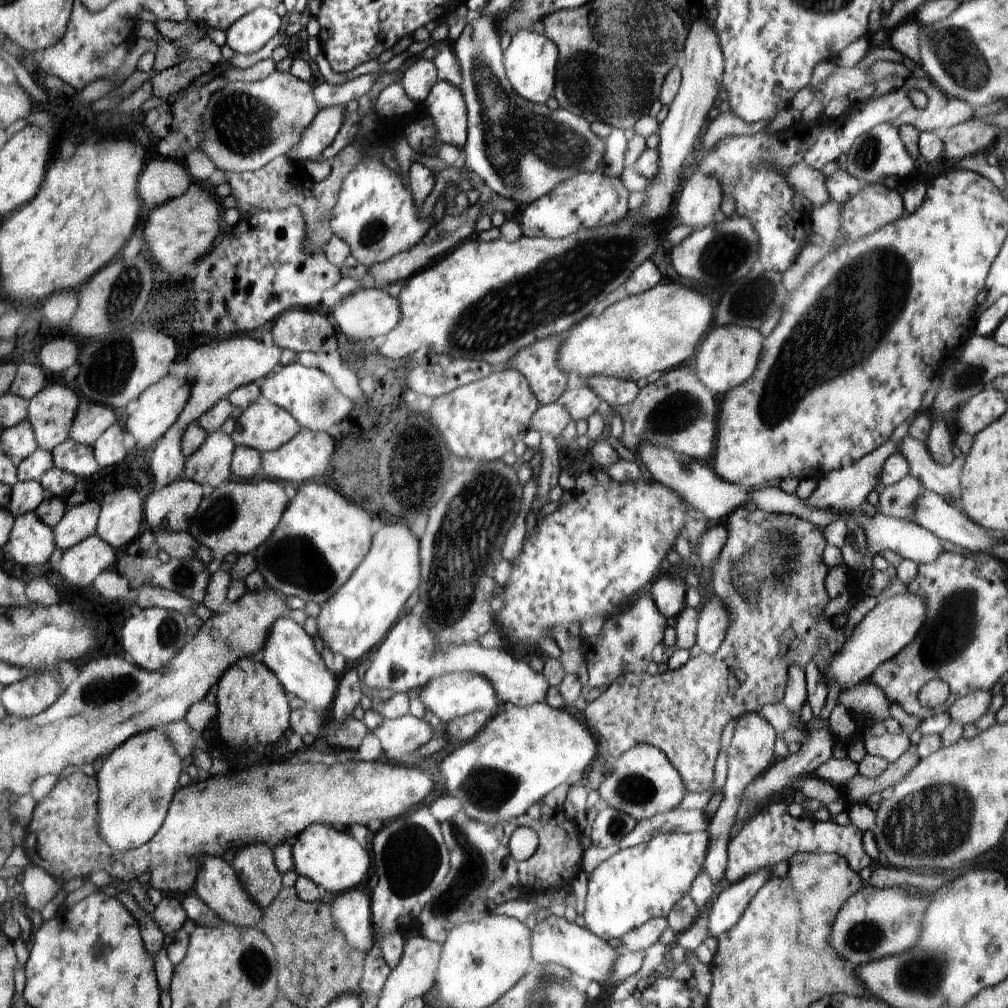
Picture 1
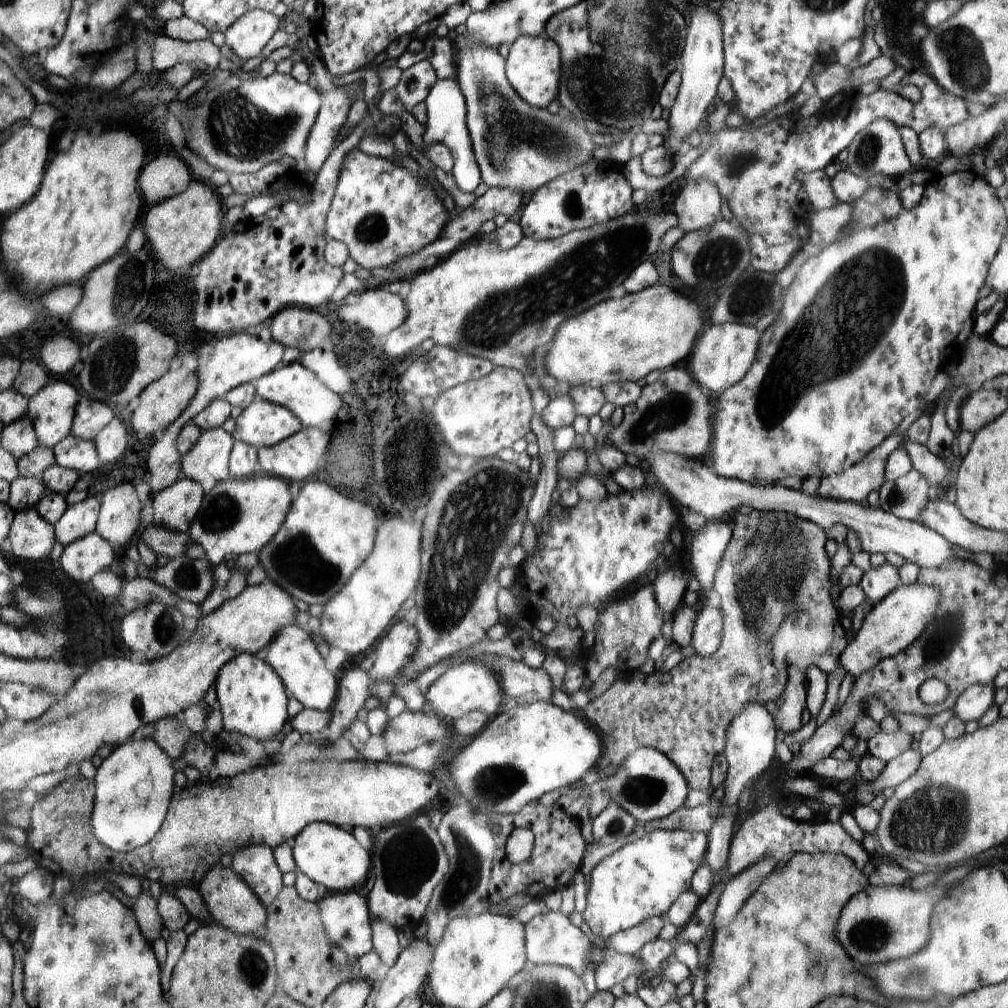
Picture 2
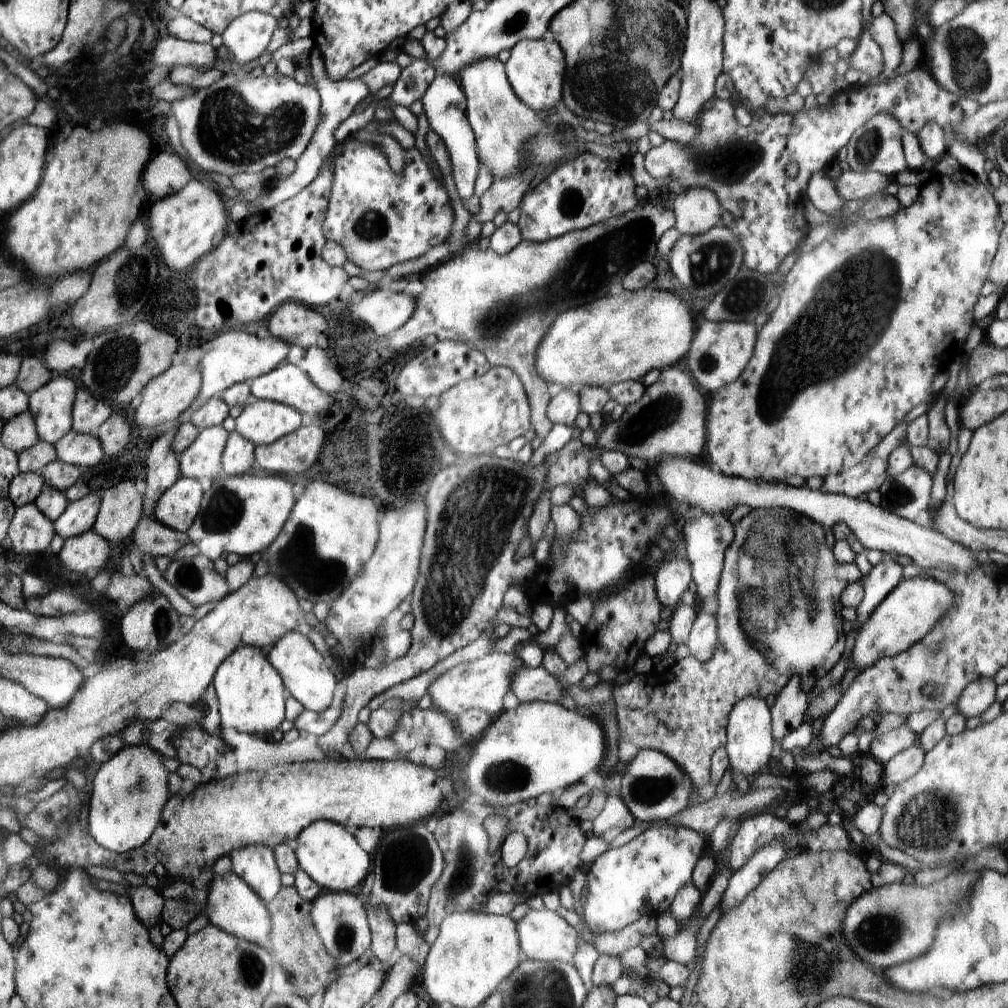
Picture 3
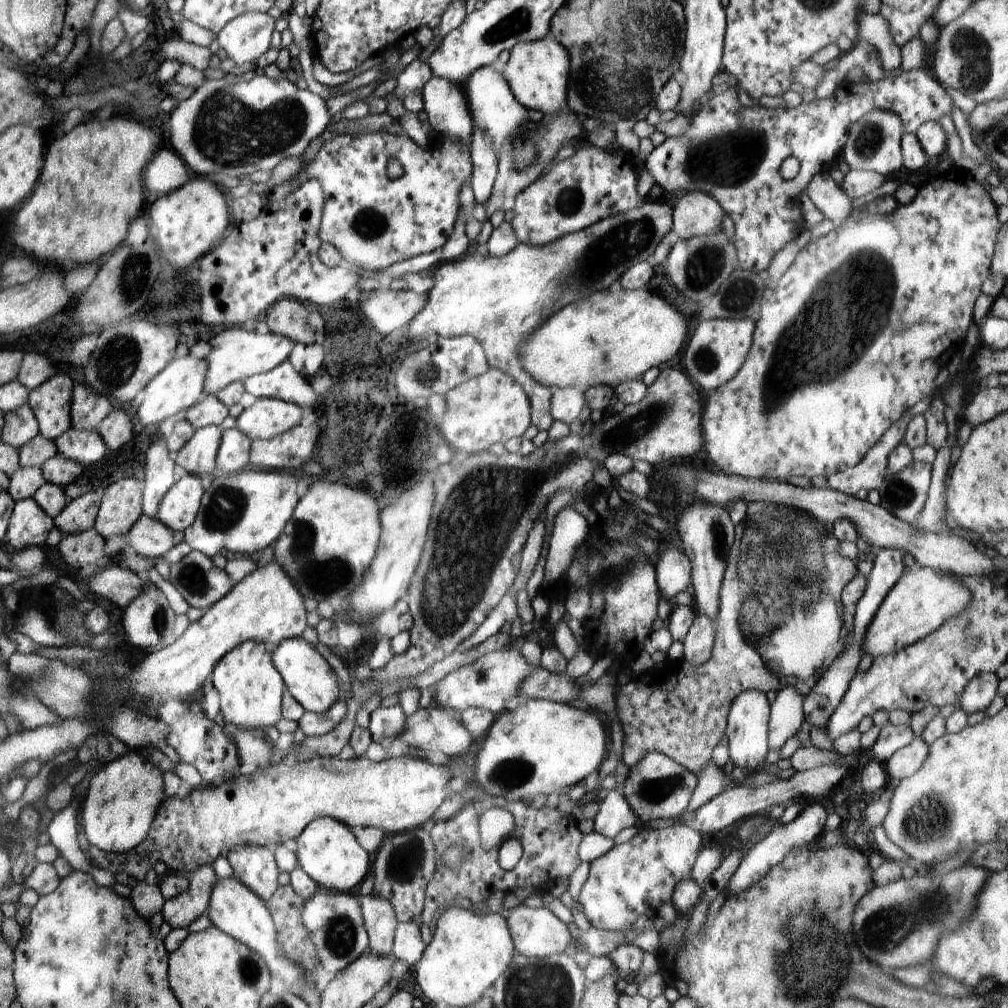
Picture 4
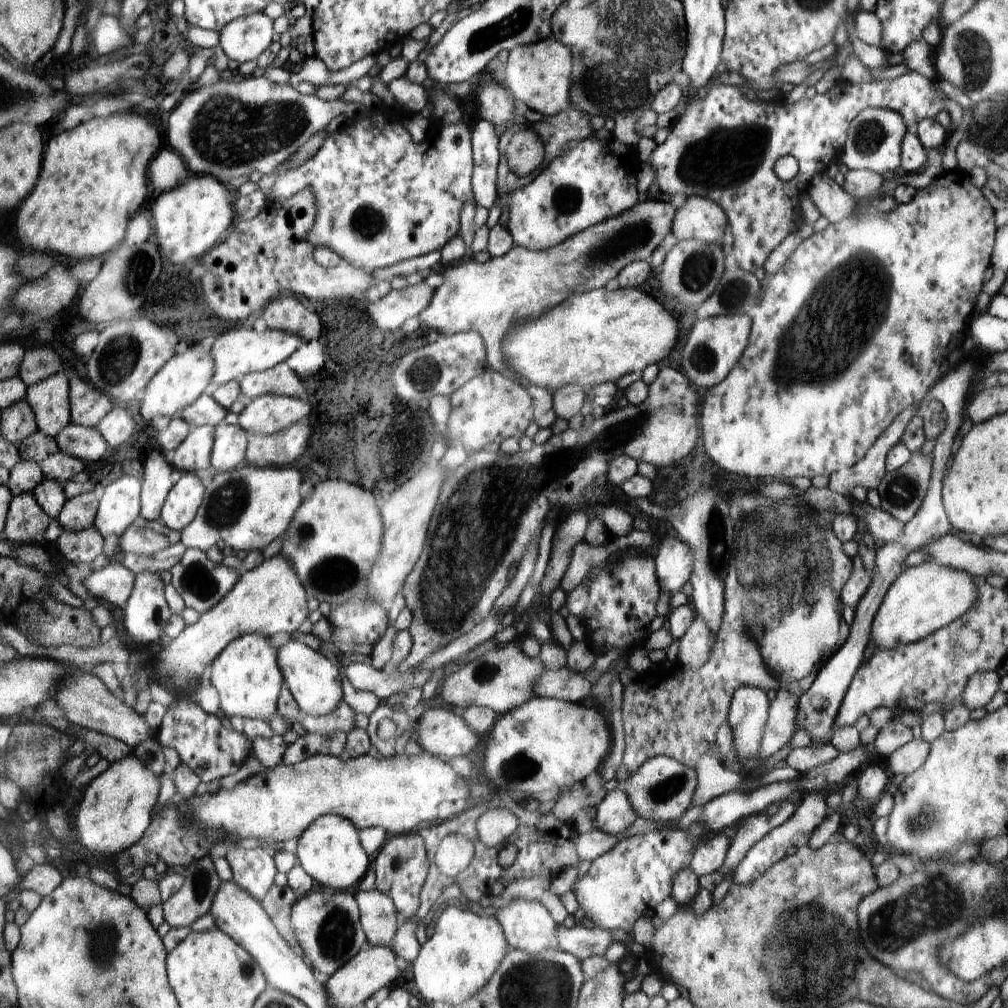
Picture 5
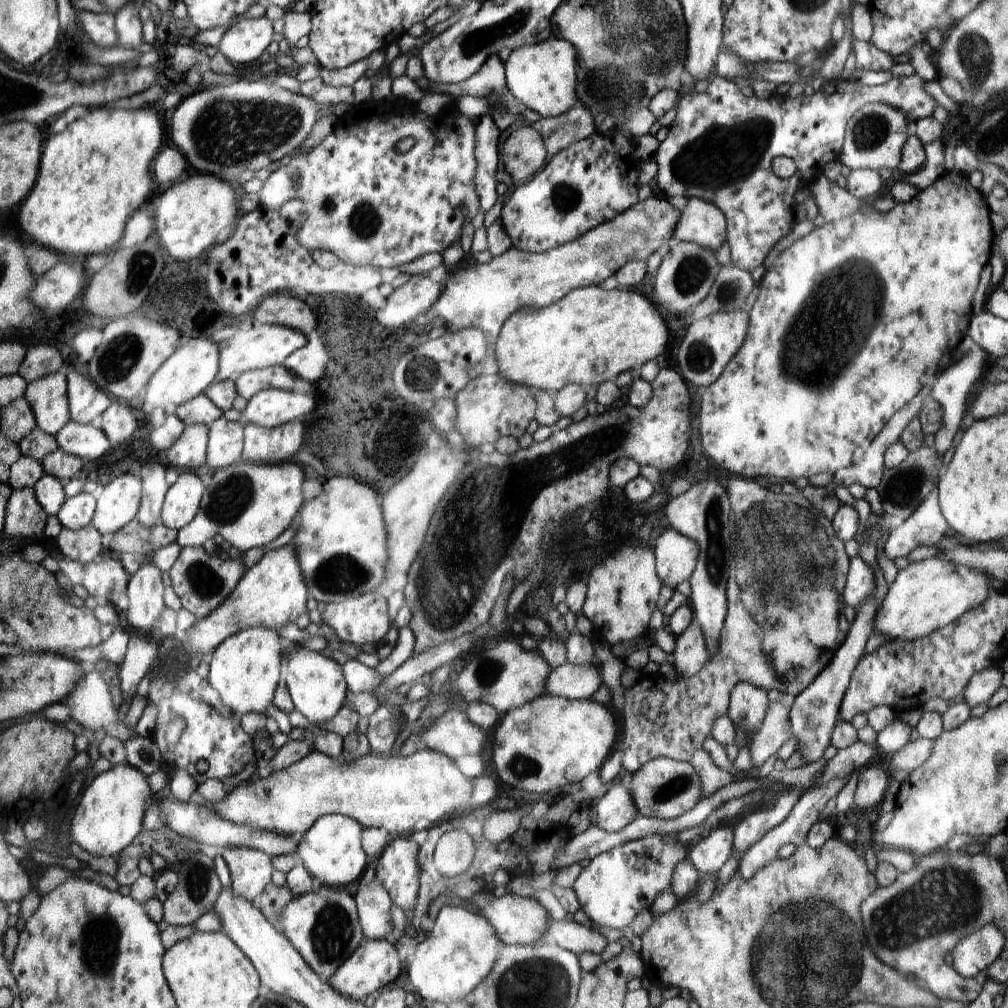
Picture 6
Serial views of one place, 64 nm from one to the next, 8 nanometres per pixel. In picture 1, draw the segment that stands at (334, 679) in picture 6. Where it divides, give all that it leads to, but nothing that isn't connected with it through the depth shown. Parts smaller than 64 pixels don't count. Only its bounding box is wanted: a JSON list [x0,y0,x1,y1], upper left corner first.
[262,616,338,713]

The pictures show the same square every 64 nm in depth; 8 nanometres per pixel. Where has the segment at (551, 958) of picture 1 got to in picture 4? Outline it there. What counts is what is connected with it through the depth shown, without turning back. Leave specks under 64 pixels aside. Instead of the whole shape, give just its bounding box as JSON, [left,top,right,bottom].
[506,904,572,958]

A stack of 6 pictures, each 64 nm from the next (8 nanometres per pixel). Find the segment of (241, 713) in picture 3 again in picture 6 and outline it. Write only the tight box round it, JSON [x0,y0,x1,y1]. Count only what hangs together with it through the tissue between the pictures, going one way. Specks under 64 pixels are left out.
[208,628,285,715]

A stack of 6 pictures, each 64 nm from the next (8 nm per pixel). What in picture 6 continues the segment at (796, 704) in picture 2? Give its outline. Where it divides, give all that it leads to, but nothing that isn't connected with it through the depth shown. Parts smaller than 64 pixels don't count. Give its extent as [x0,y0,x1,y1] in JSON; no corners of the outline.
[749,699,790,776]

